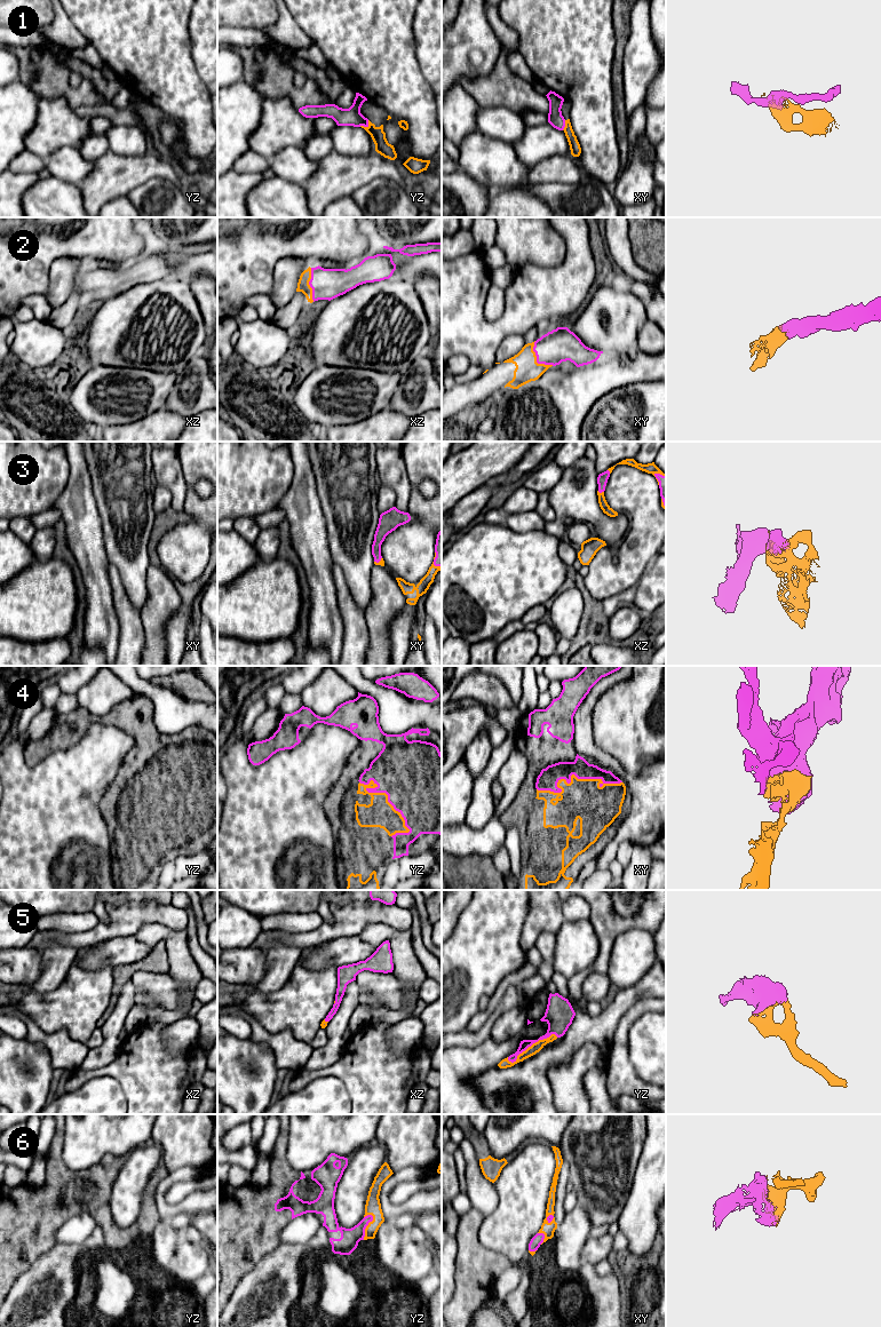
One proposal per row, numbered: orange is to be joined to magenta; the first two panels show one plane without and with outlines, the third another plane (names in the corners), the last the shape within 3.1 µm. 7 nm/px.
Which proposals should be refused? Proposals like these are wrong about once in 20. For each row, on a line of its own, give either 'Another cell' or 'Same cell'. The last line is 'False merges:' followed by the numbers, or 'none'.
1: Another cell
2: Same cell
3: Same cell
4: Same cell
5: Same cell
6: Same cell
False merges: 1

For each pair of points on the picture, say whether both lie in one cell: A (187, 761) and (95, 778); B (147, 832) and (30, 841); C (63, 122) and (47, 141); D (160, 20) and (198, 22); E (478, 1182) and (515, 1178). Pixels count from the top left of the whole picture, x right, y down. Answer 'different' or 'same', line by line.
A: different
B: different
C: same
D: different
E: different

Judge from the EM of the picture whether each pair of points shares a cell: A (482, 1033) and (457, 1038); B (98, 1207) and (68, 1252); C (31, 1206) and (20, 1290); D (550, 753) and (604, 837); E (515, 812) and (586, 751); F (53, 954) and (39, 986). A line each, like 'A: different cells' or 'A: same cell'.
A: same cell
B: different cells
C: different cells
D: same cell
E: different cells
F: same cell

